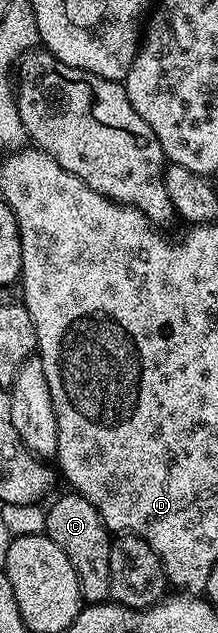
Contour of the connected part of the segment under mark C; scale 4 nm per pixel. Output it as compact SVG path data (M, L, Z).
M68 491L65 497L60 497L52 506L47 506L44 533L51 541L58 543L70 559L70 567L78 575L81 598L87 604L98 605L109 600L110 591L110 547L113 538L107 527L102 523L98 511L85 497L75 491Z

